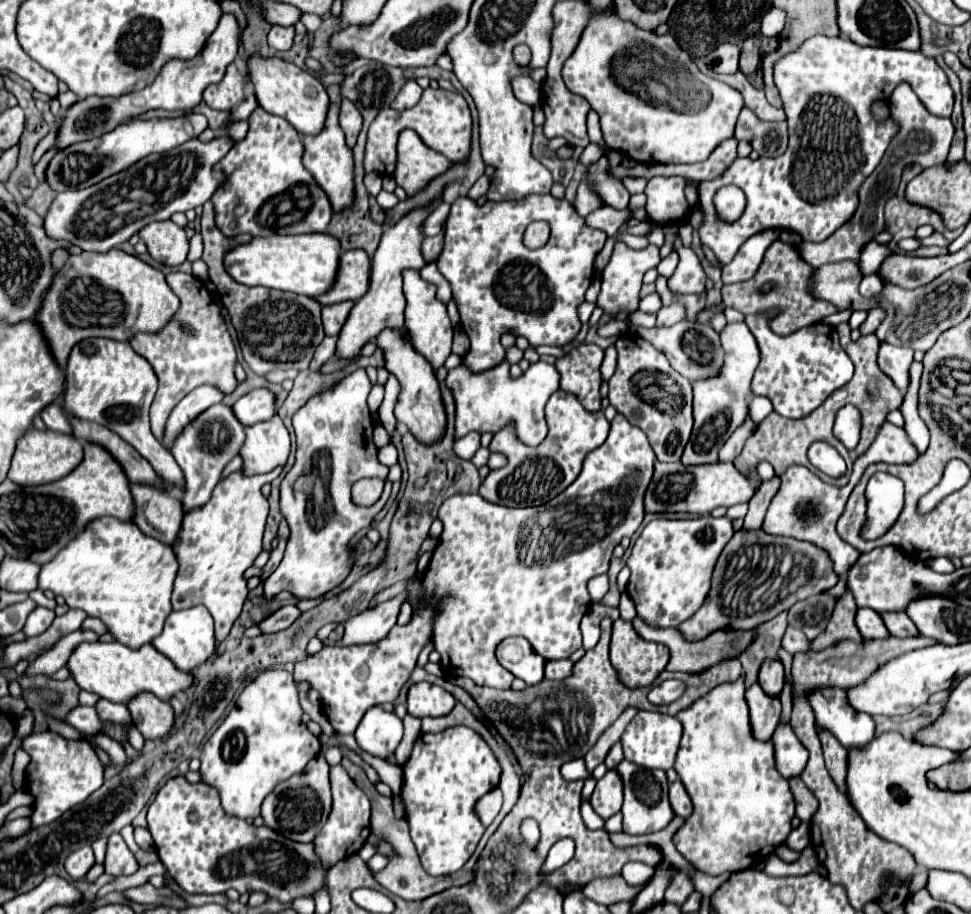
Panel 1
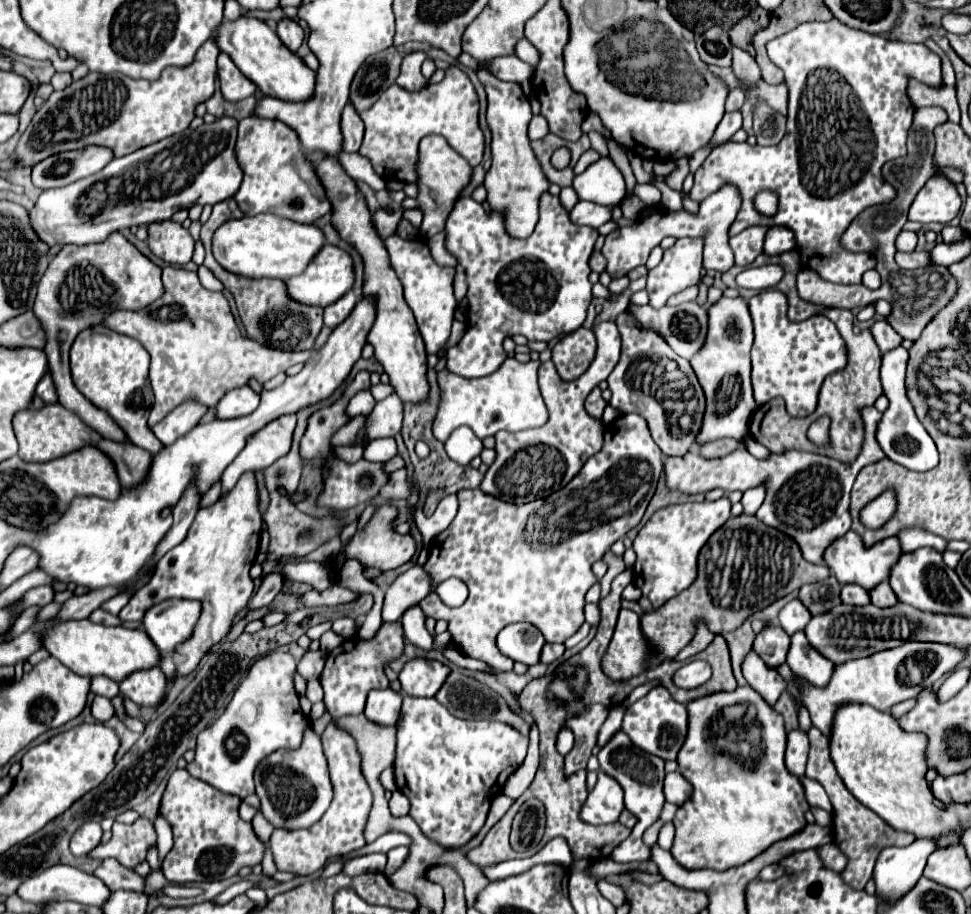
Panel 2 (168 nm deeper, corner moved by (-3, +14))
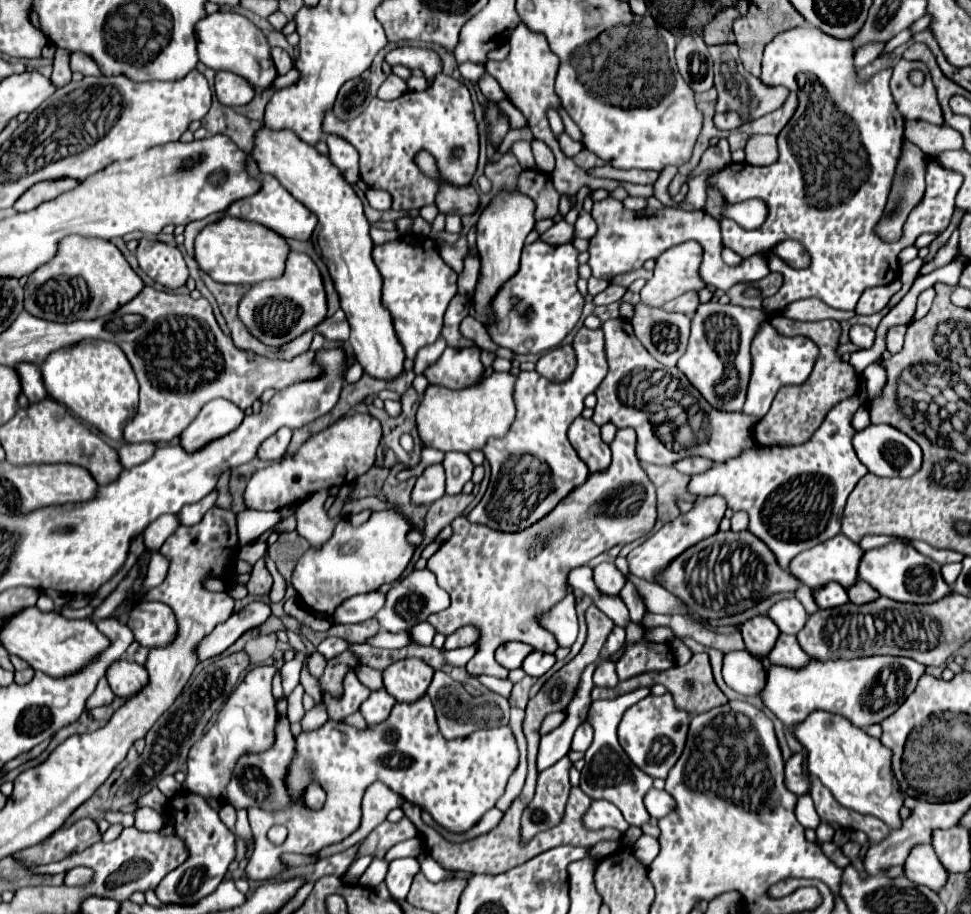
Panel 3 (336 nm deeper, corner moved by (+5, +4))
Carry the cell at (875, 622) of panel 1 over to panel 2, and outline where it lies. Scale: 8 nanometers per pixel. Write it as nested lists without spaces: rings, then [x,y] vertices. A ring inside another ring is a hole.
[[[847,584],[843,586],[841,590],[841,600],[845,604],[851,604],[851,606],[867,606],[871,604],[871,598],[869,598],[869,592],[865,592],[865,588],[857,586],[857,584]]]

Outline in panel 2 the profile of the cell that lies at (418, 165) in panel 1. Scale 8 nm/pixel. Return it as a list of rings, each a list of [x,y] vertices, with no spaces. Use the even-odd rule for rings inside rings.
[[[425,136],[419,142],[419,160],[417,160],[417,202],[421,212],[425,214],[421,224],[421,234],[431,238],[443,232],[445,220],[453,208],[453,200],[457,200],[461,188],[471,178],[471,166],[447,144],[443,136]]]

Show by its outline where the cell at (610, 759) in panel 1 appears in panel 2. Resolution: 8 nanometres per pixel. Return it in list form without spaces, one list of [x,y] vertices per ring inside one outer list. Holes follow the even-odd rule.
[[[615,706],[615,708],[609,710],[609,716],[607,716],[605,724],[601,726],[601,732],[599,732],[599,738],[597,738],[599,748],[603,748],[621,730],[623,714],[625,714],[625,706]]]

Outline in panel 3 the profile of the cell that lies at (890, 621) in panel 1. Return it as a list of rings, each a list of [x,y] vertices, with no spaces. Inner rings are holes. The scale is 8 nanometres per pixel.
[[[857,580],[853,586],[849,586],[847,588],[847,594],[849,594],[849,600],[851,602],[857,602],[857,604],[871,602],[873,598],[879,598],[877,590],[873,590],[865,580]]]

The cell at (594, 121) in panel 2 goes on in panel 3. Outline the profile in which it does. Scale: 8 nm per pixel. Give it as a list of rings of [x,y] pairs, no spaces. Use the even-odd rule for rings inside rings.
[[[566,133],[558,137],[558,142],[563,153],[569,158],[572,158],[583,149],[583,145],[580,142],[573,140]]]

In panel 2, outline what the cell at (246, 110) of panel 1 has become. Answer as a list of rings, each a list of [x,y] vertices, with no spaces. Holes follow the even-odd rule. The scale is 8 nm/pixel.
[[[219,118],[213,124],[203,124],[195,130],[187,128],[185,132],[173,134],[165,140],[139,148],[127,156],[113,158],[101,172],[81,178],[69,186],[49,188],[45,190],[35,206],[31,208],[31,224],[35,232],[45,240],[49,246],[55,244],[89,244],[89,242],[103,242],[109,234],[151,224],[159,220],[169,220],[173,212],[179,208],[191,208],[193,204],[217,204],[225,198],[231,198],[243,178],[243,172],[235,158],[235,138],[237,138],[237,120],[235,118]]]

